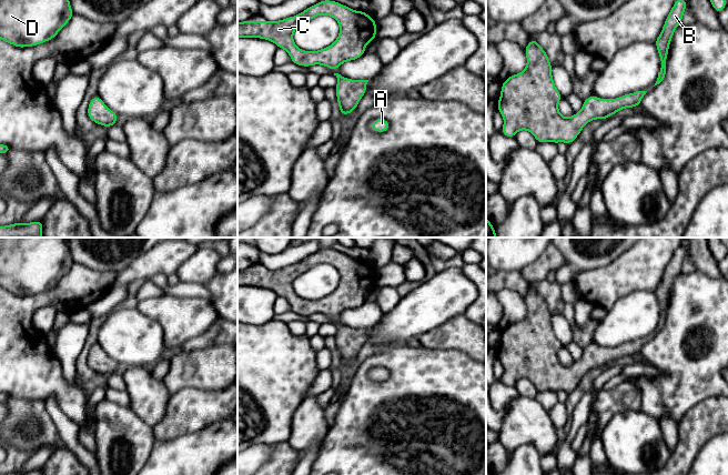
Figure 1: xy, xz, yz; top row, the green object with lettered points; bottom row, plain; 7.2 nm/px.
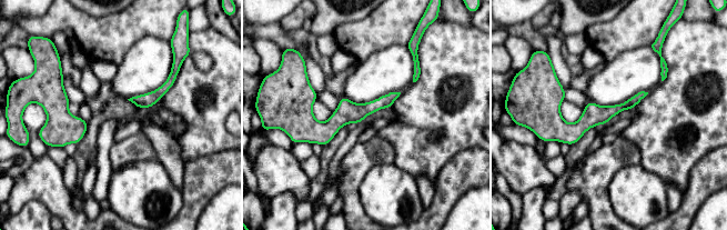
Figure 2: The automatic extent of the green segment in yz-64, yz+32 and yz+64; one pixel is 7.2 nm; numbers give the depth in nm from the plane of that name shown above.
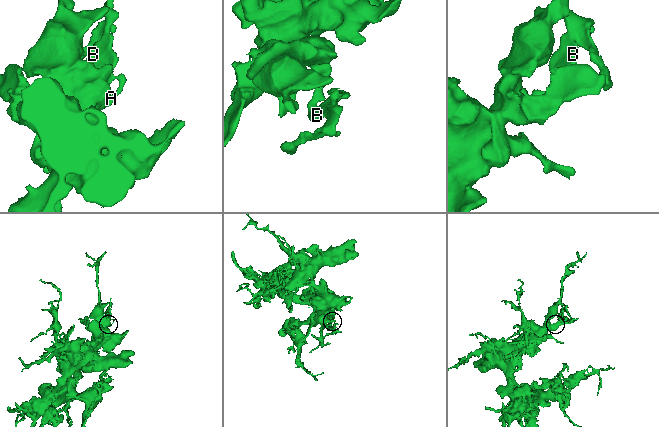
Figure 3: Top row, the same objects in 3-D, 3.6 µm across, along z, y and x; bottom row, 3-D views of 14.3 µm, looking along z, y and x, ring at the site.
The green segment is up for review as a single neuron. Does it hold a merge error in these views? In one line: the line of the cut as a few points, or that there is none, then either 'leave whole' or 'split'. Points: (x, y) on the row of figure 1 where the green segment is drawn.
cut none; leave whole

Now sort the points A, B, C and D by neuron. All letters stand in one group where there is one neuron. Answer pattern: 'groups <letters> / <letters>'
groups A B C D

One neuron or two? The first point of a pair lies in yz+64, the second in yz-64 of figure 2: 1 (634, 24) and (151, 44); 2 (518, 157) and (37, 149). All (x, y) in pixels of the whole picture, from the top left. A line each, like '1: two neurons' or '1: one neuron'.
1: two neurons
2: two neurons

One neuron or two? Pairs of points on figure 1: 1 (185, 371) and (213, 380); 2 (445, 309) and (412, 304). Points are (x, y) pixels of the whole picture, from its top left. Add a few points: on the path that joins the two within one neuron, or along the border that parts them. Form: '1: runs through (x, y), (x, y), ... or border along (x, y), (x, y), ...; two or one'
1: runs through (192, 371), (204, 371), (206, 373); one
2: runs through (437, 306), (420, 306); one

